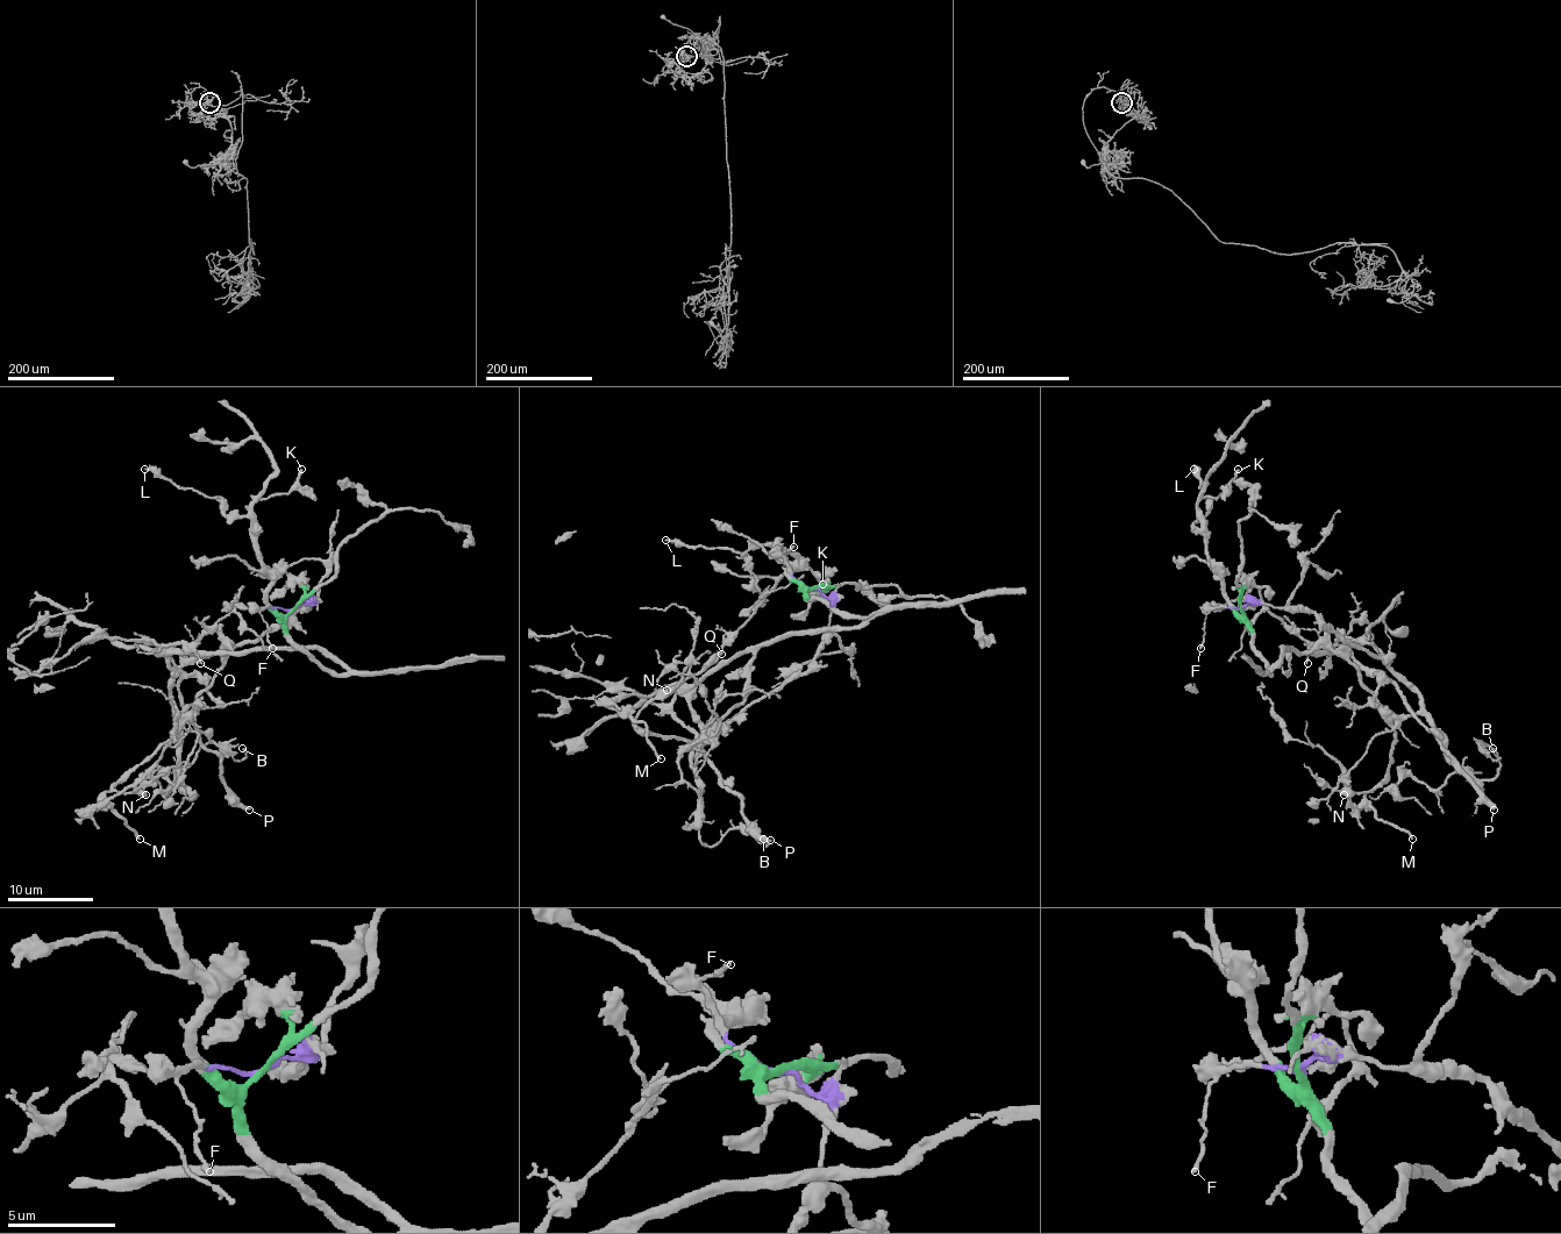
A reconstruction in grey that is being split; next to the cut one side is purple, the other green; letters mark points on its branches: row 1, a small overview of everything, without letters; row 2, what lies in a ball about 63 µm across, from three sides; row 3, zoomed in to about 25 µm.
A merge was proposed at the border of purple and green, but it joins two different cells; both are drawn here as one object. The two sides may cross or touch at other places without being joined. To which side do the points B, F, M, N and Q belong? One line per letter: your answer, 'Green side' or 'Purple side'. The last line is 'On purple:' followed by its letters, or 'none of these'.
B: Purple side
F: Purple side
M: Green side
N: Green side
Q: Purple side
On purple: B, F, Q

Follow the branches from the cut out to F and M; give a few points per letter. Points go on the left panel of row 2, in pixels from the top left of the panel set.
F: (292, 610), (265, 607), (261, 612), (266, 641), (273, 648)
M: (292, 610), (289, 635), (330, 671), (346, 671), (318, 650), (228, 648), (194, 714), (102, 794), (140, 840)

